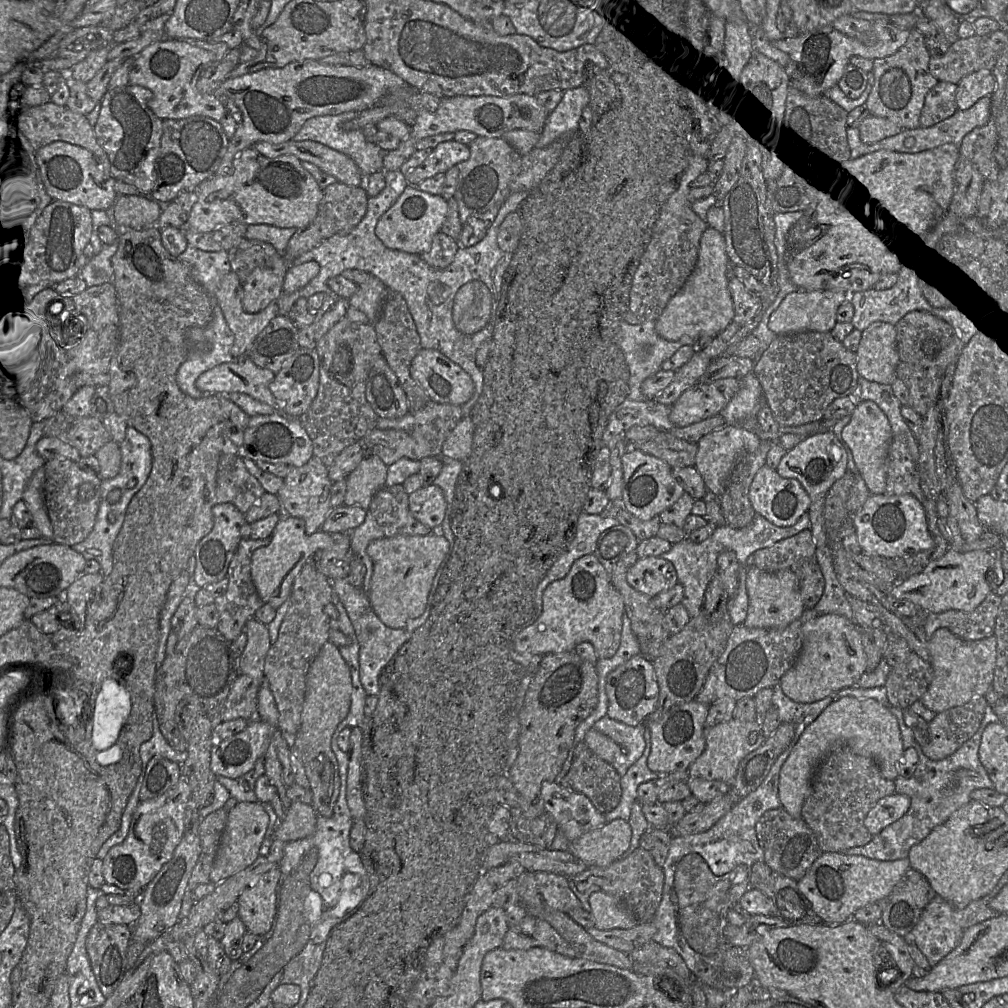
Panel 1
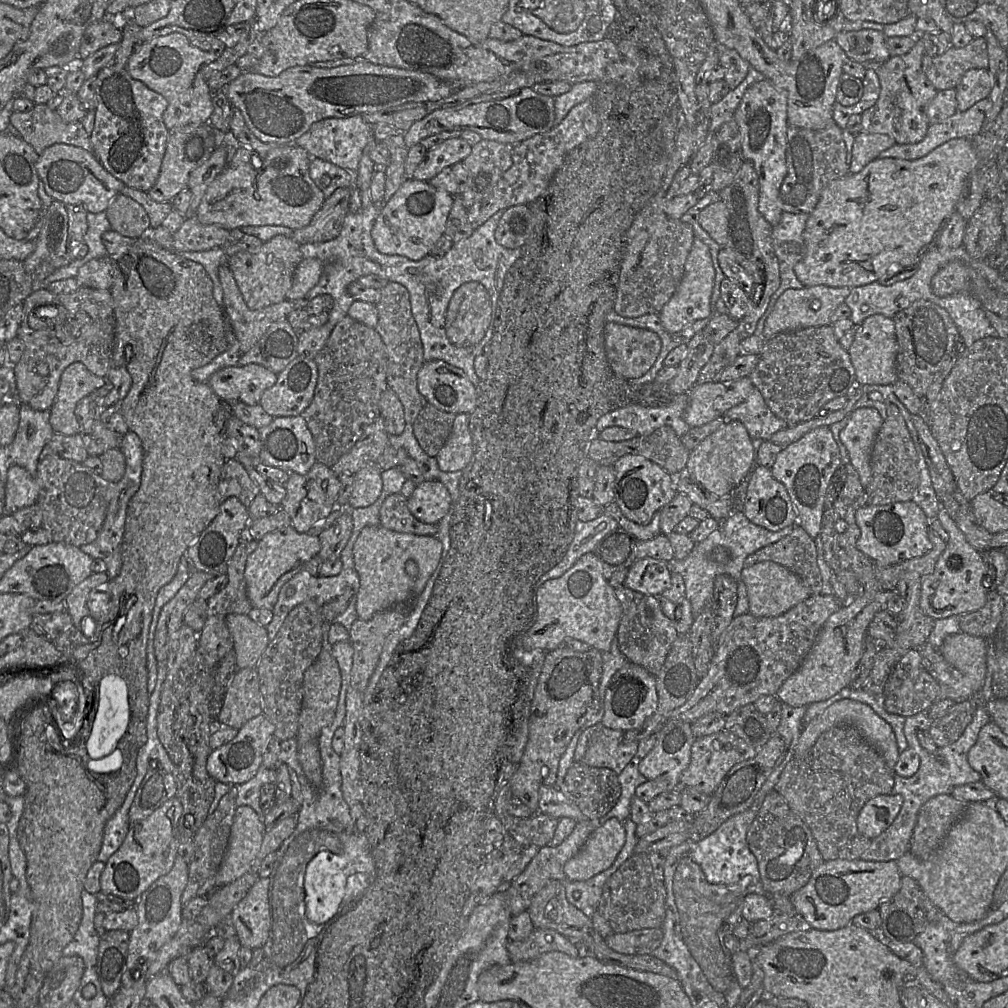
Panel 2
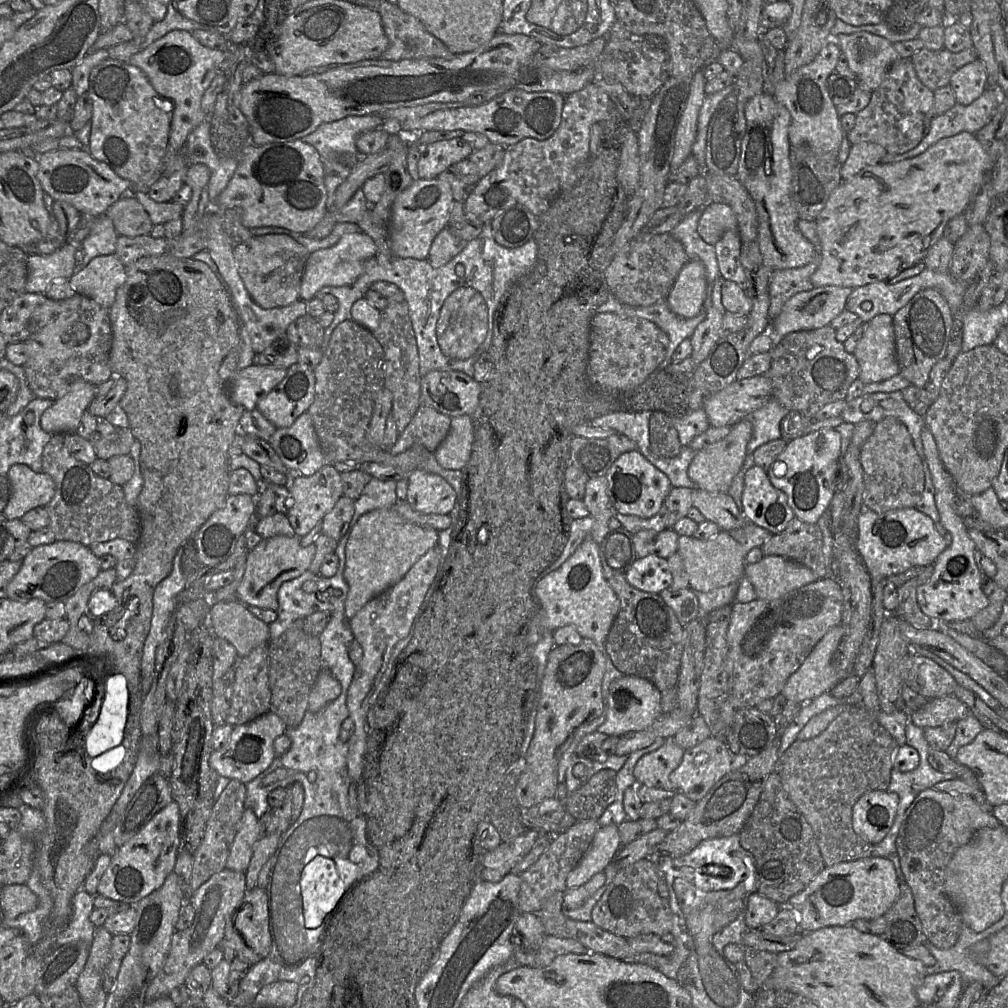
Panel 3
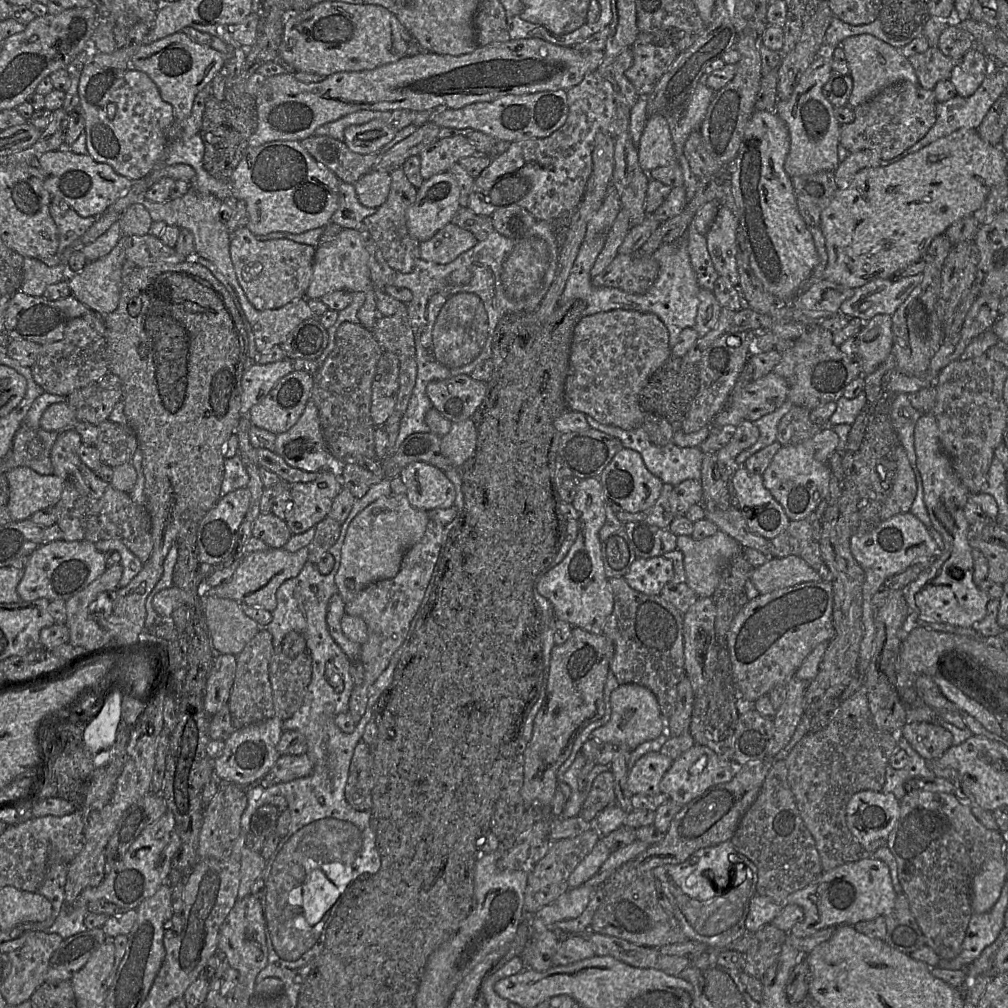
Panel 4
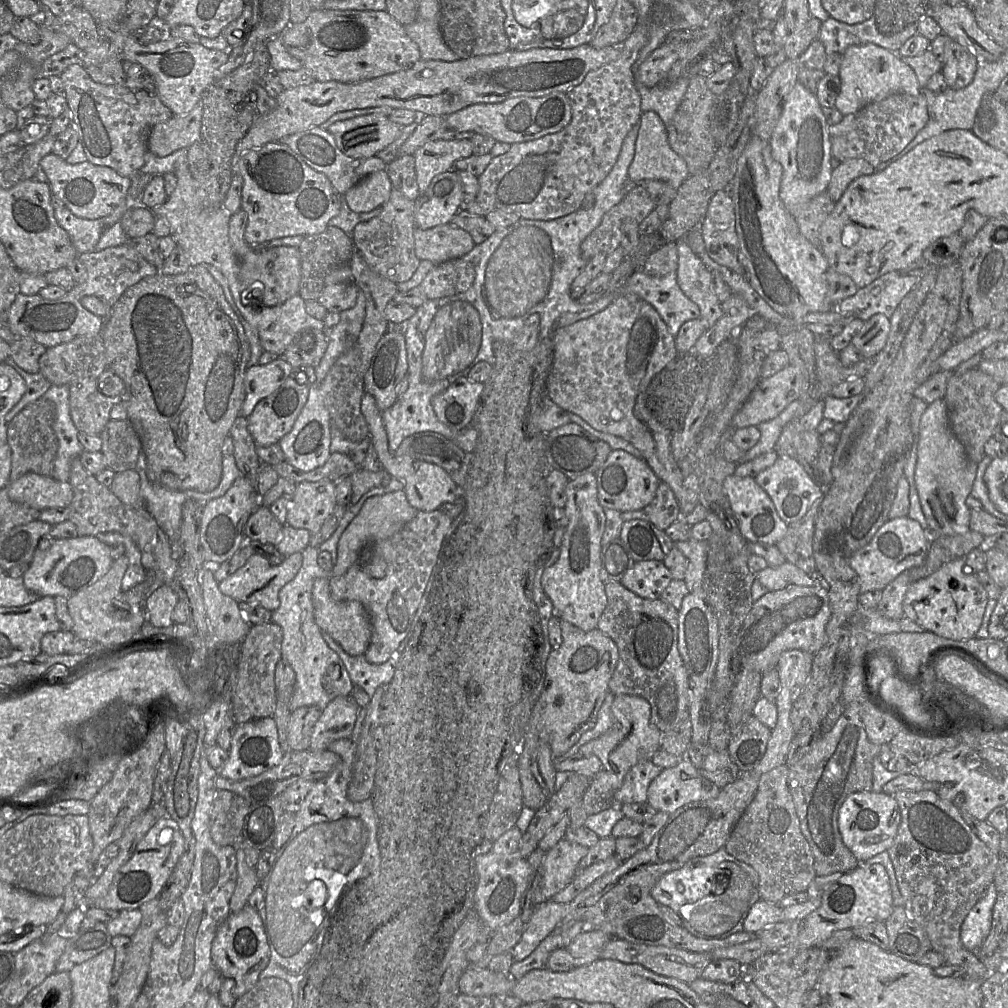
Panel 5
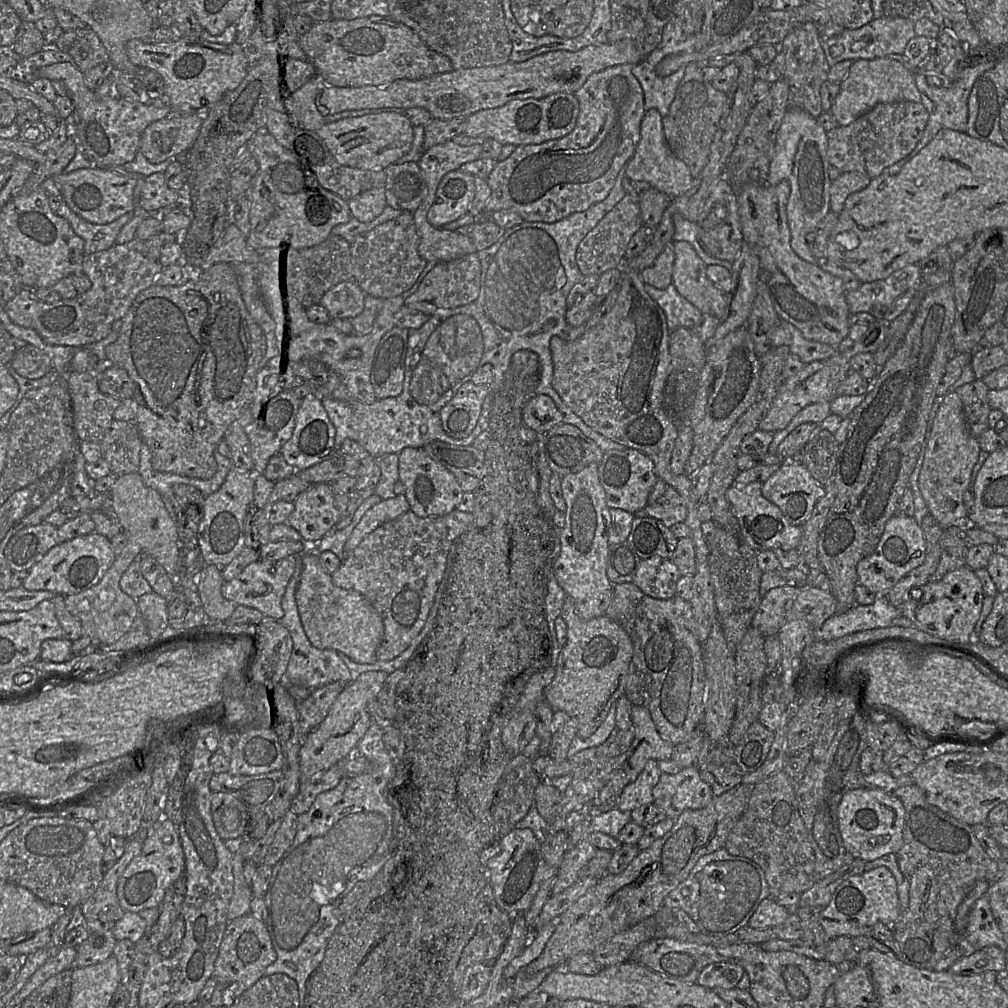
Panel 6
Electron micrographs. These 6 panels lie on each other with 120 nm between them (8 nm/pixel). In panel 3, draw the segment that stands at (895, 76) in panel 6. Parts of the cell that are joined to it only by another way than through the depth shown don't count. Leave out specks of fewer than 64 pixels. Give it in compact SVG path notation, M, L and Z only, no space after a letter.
M869 32L840 34L834 40L845 54L849 67L856 74L857 82L870 91L874 91L881 84L890 66L901 58L890 41Z

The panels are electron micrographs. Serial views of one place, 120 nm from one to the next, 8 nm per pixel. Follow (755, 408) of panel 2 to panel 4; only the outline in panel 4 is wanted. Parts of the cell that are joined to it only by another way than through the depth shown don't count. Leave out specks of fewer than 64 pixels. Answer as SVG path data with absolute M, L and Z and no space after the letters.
M787 399L775 411L764 415L753 423L758 427L760 436L755 444L741 452L734 461L734 466L740 466L754 453L777 441L778 425L782 417L788 413L794 404Z

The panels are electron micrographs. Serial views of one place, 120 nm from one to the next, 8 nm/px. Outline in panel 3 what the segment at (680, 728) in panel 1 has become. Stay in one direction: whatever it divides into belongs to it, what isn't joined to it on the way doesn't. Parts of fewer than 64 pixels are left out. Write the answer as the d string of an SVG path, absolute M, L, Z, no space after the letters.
M673 737L666 738L659 749L644 755L636 763L634 775L637 785L676 790L670 774L681 763L684 752Z

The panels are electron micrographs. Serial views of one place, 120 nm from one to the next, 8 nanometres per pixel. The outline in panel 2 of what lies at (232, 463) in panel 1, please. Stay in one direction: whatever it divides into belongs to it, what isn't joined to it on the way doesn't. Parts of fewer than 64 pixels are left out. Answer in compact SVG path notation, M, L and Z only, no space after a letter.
M227 459L223 465L218 484L219 502L236 497L249 508L260 493L259 487L249 477L244 466L236 459Z

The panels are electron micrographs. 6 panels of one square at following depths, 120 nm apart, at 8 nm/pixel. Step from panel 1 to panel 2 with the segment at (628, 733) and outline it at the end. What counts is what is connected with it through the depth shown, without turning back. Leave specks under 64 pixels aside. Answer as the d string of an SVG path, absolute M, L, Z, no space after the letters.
M601 722L588 728L578 740L575 762L609 768L620 774L636 755L639 744L626 741L624 734L625 731L608 728Z

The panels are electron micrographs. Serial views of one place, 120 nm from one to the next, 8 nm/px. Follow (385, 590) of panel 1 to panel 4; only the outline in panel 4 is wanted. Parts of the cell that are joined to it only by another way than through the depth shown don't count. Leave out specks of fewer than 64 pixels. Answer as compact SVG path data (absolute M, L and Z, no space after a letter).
M406 494L380 497L362 510L348 527L335 575L343 601L349 603L368 585L395 577L405 553L421 540L429 521L427 511L413 507Z

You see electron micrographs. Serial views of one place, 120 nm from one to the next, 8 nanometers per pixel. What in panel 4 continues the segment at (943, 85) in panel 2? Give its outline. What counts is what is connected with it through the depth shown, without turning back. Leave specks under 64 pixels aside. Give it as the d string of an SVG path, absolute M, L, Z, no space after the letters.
M935 46L907 59L918 77L919 85L927 90L933 90L941 80L949 80L953 68L961 61L961 58L945 56Z

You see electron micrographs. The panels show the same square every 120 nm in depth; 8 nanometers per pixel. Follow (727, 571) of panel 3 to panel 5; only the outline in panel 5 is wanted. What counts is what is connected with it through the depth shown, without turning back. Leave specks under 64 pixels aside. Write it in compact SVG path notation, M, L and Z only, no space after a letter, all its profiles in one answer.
M690 538L675 542L676 546L688 560L684 578L689 591L702 590L702 584L707 564L708 541Z

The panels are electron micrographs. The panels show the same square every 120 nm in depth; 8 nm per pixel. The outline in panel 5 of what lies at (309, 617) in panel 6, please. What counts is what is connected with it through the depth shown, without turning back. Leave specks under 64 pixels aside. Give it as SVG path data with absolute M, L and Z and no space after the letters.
M317 578L312 590L315 622L328 633L351 656L361 656L366 652L372 635L372 628L365 607L356 600L337 601L330 593L329 578Z

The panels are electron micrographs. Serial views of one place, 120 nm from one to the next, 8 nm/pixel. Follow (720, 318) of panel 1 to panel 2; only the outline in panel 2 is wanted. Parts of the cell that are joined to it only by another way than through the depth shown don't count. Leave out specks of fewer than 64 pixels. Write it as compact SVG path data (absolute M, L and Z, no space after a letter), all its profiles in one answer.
M695 238L685 263L683 277L675 293L659 313L661 323L668 332L679 332L695 321L711 316L712 308L710 301L714 279L715 269L709 247L698 238Z

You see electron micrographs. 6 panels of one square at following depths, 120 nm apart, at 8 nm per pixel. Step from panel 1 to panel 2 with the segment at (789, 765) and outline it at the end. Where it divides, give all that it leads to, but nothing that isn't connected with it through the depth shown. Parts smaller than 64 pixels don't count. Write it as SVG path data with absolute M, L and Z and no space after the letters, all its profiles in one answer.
M842 699L834 702L821 714L817 715L806 726L804 726L795 747L794 756L803 756L813 747L822 733L841 724L850 724L854 726L863 738L880 753L886 765L894 771L900 751L898 750L896 736L892 727L880 716L878 716L870 706L851 699Z

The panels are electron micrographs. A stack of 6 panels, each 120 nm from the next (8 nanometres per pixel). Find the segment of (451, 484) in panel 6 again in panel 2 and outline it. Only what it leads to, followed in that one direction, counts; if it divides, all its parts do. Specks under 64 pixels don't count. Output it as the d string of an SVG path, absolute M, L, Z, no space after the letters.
M425 480L416 485L407 502L415 518L427 524L439 524L450 508L451 497L441 482Z

